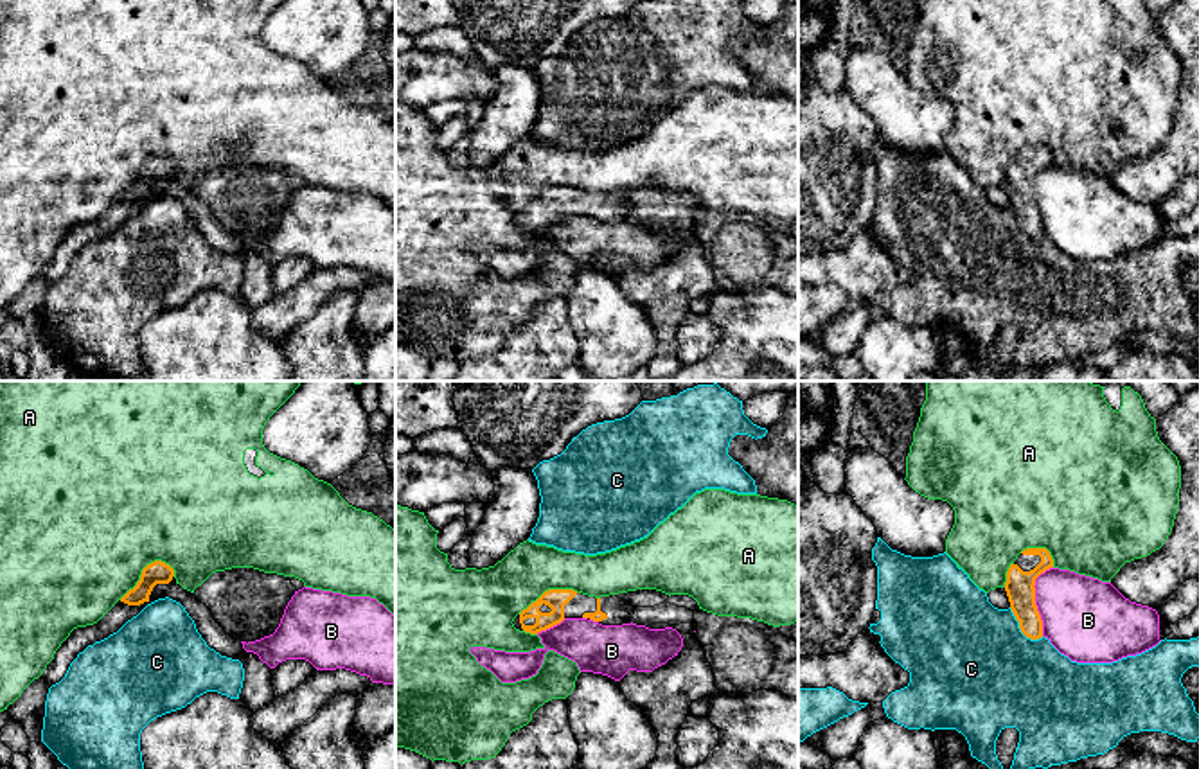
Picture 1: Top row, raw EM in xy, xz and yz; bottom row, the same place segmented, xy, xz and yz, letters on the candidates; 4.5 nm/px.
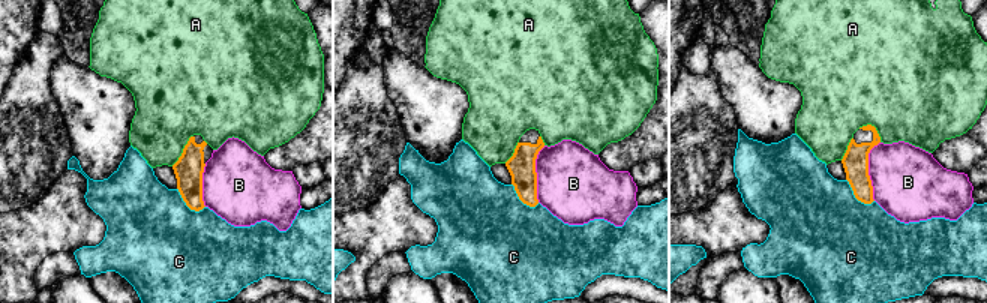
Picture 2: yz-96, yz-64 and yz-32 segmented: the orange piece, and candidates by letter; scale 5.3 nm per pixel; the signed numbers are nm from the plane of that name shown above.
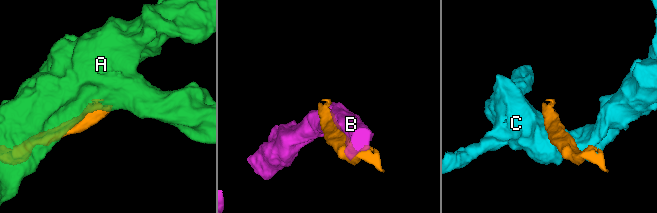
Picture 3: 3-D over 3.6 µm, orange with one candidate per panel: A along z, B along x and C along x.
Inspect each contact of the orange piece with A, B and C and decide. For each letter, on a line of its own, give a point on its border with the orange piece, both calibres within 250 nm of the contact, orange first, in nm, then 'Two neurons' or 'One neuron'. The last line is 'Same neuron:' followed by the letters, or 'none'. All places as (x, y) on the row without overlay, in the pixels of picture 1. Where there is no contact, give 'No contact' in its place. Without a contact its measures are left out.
A: Touches orange at xy (142, 167). Thickness 100 nm (orange) against 500 nm. Two neurons
B: Touches orange at yz (1034, 196). Thickness 130 nm (orange) against 380 nm. Two neurons
C: Touches orange at yz (1021, 229). Thickness 130 nm (orange) against 500 nm. Two neurons
Same neuron: none

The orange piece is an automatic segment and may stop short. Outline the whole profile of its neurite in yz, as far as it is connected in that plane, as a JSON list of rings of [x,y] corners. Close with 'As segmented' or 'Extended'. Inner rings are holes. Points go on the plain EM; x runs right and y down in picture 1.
[[[1026,146],[1007,169],[1005,189],[1021,230],[1030,237],[1043,235],[1043,217],[1035,203],[1035,176],[1053,165],[1046,146]]]. Extended

